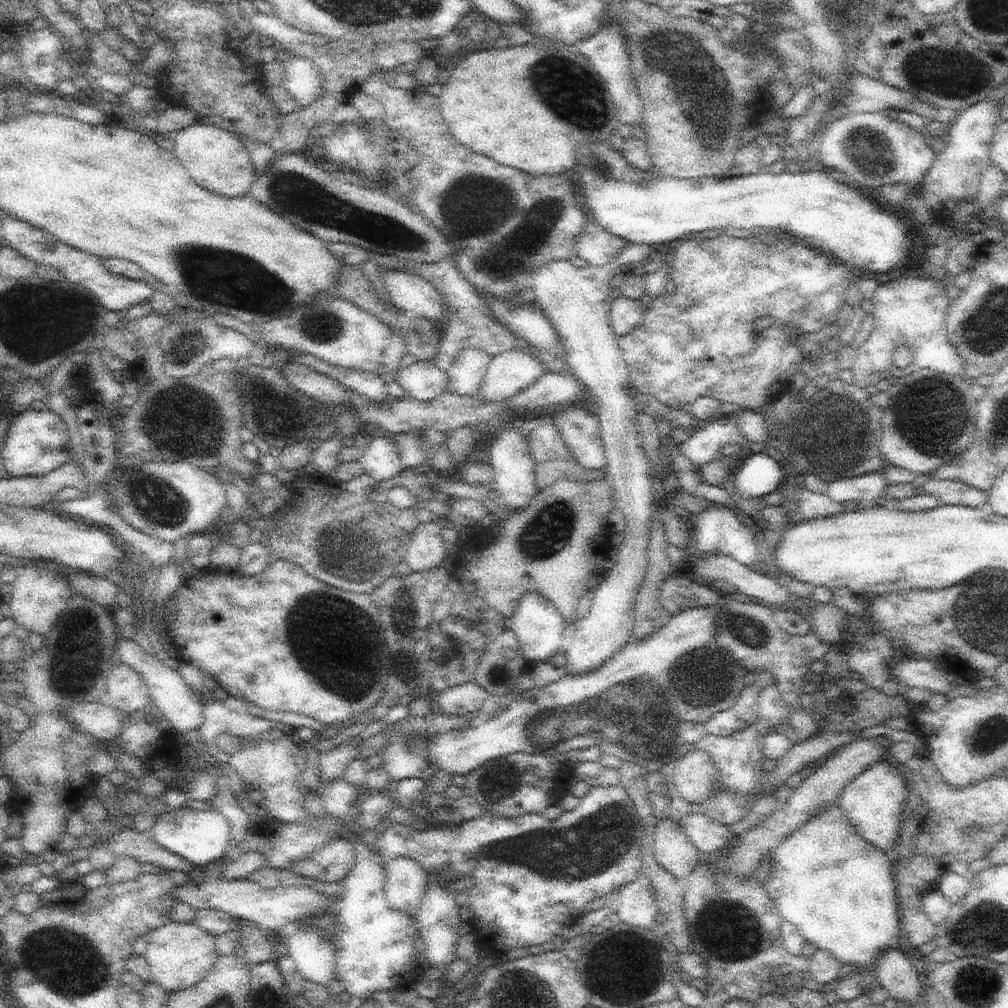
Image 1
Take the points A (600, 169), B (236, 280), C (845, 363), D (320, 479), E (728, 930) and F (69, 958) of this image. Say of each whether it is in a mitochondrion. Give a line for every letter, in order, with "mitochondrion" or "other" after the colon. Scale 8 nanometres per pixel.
A: mitochondrion
B: mitochondrion
C: other
D: other
E: mitochondrion
F: mitochondrion

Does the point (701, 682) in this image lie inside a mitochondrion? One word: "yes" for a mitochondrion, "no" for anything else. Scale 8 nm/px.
yes

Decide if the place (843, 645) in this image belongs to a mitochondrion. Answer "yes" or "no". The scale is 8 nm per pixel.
no

